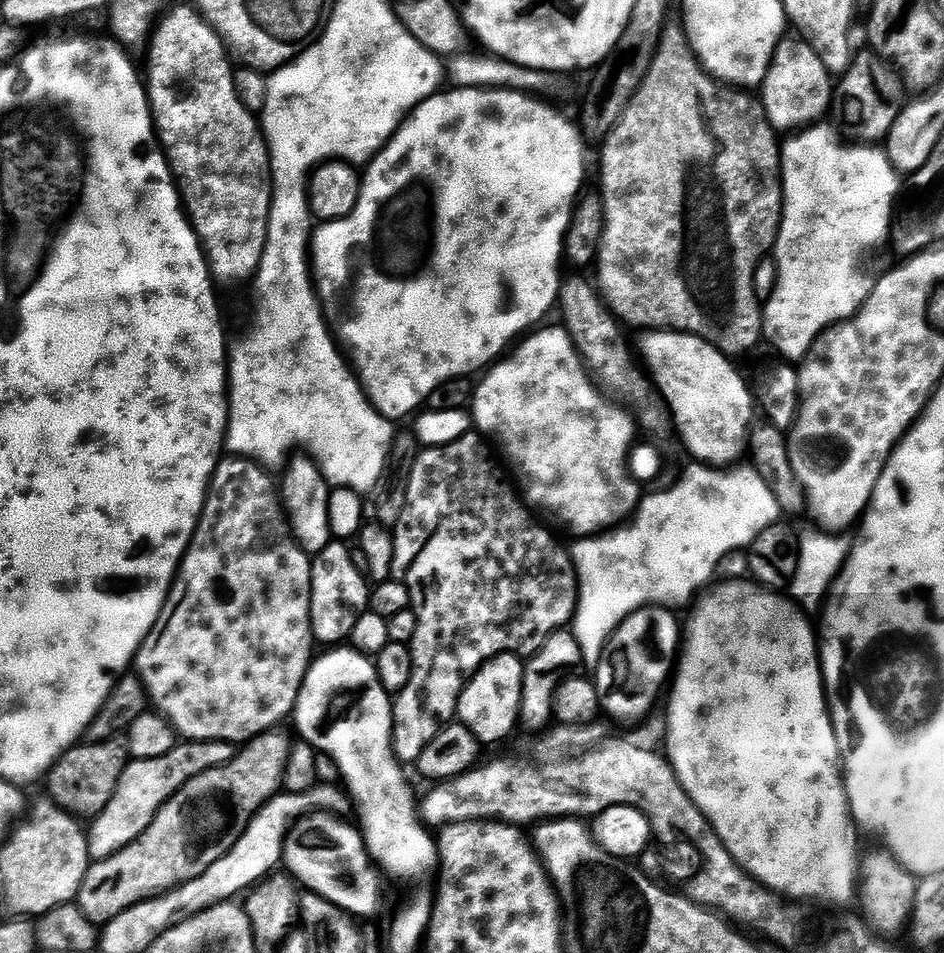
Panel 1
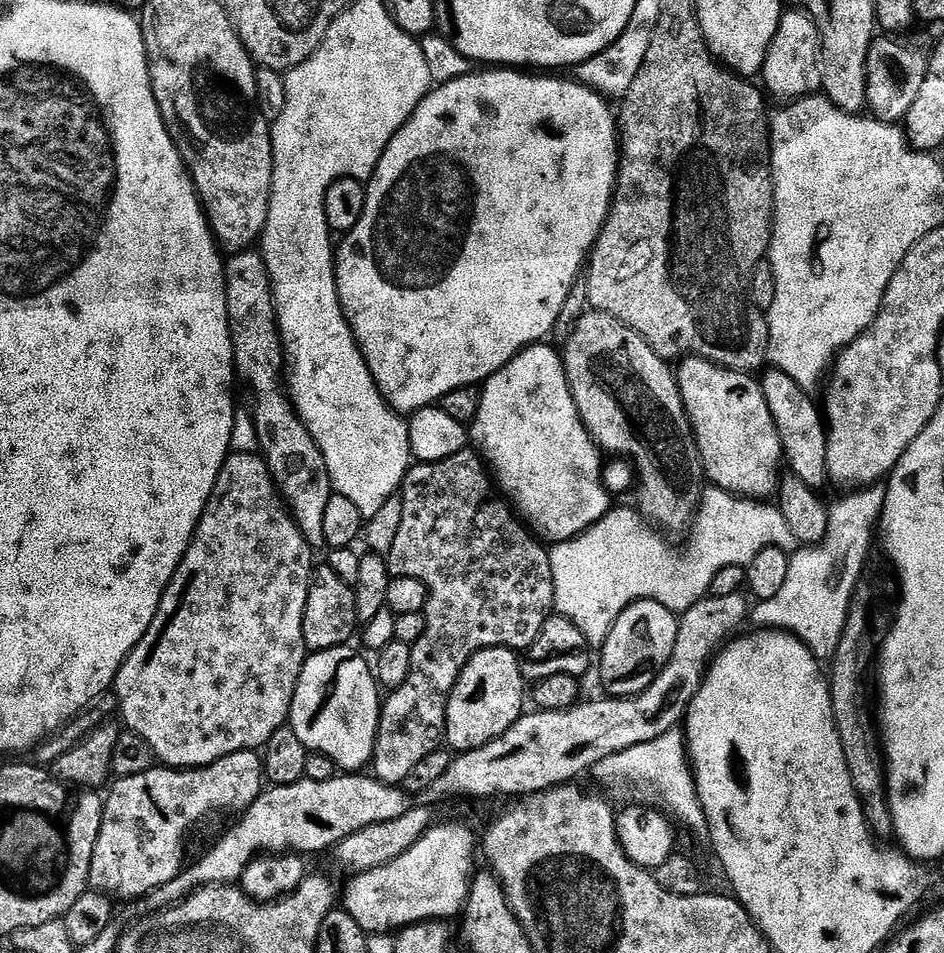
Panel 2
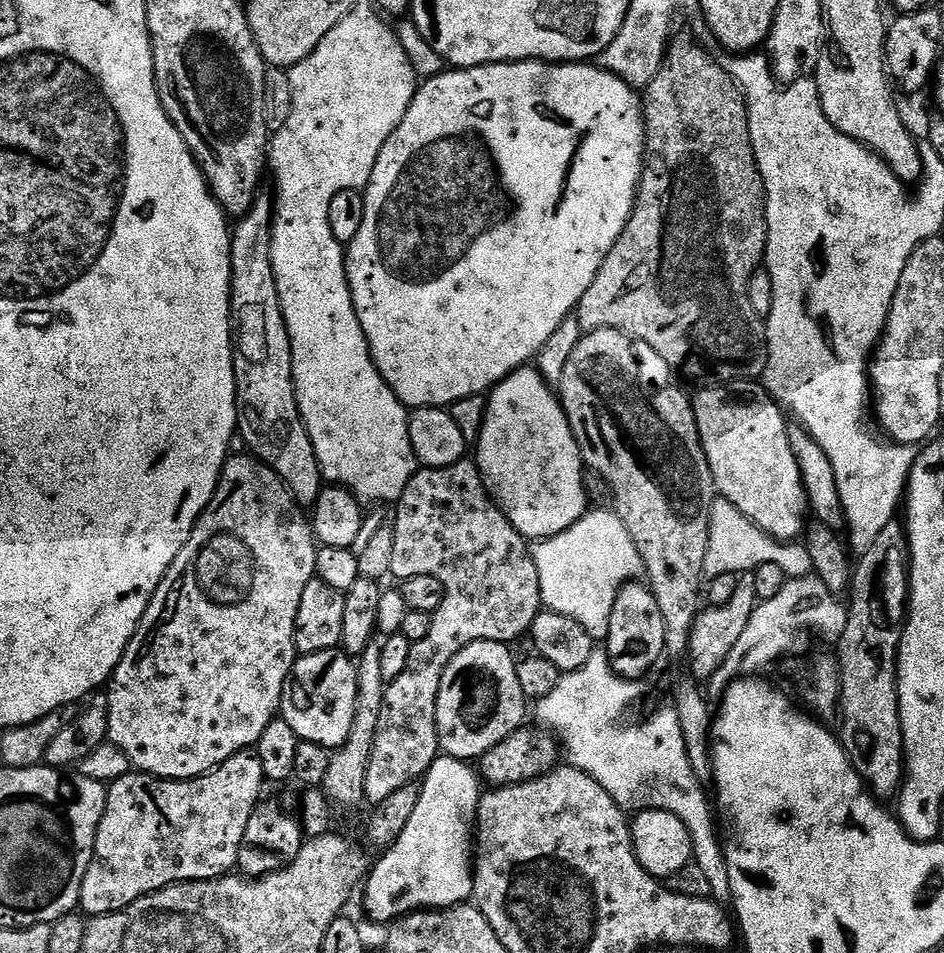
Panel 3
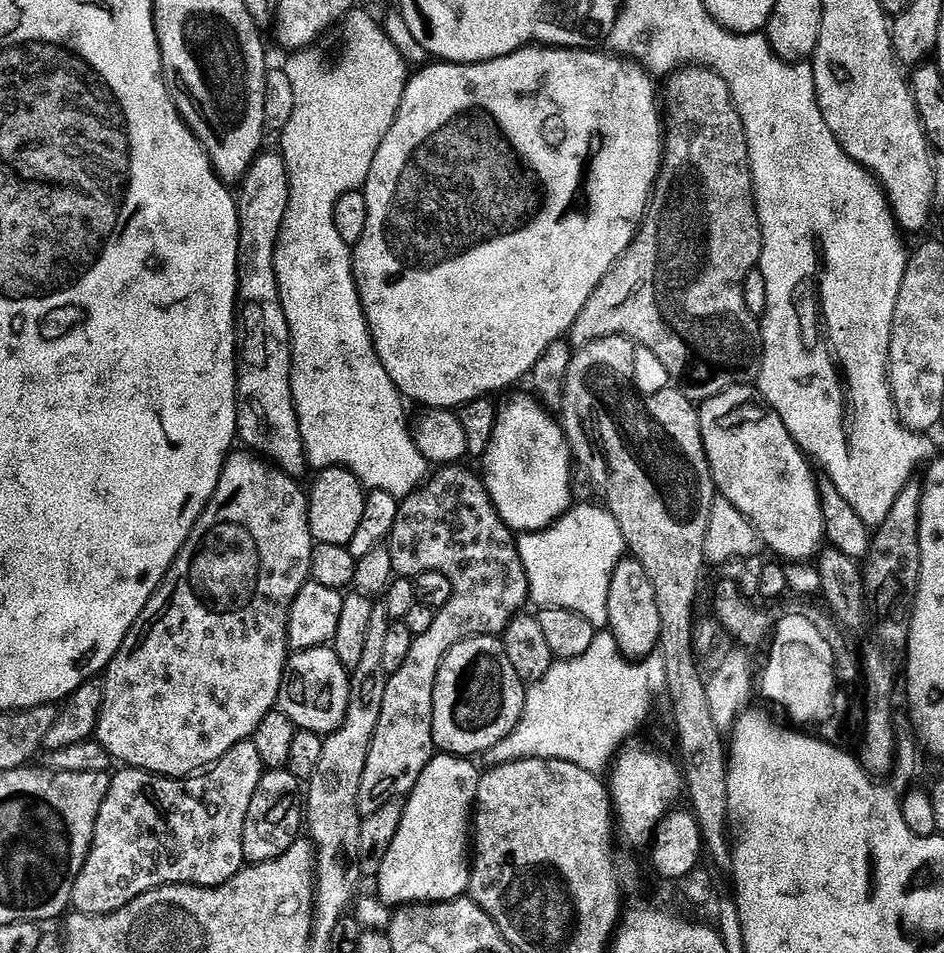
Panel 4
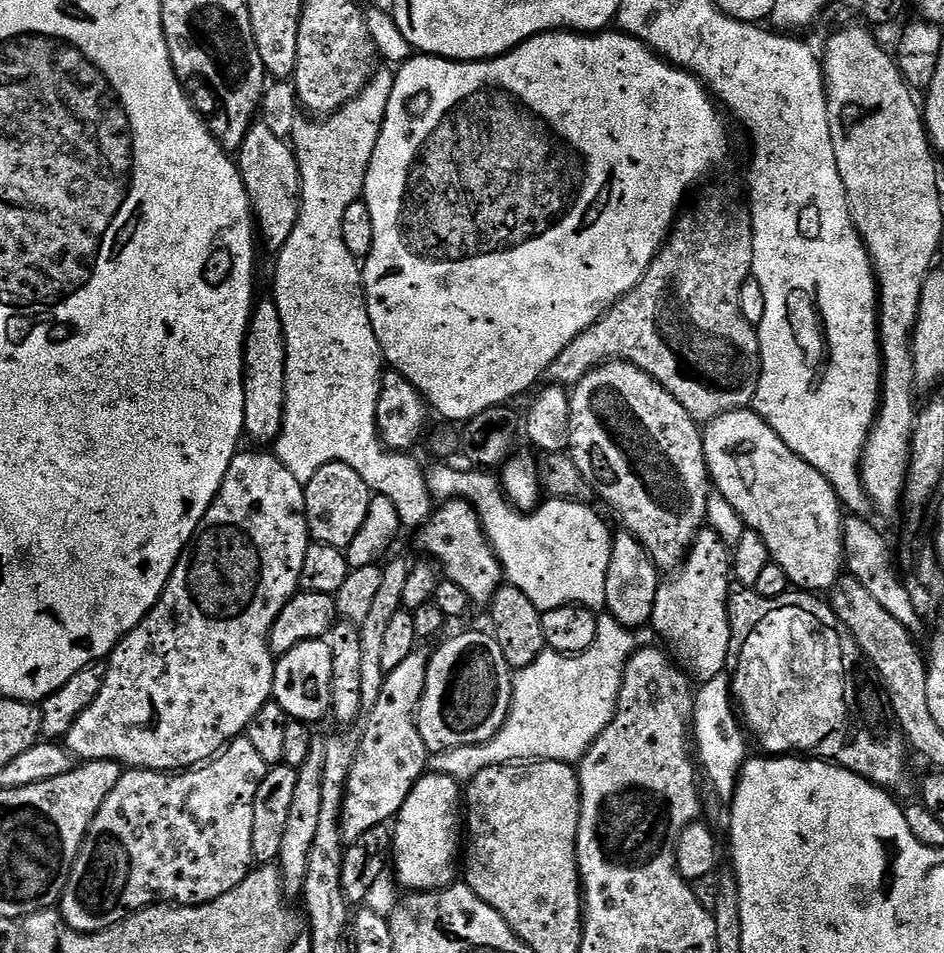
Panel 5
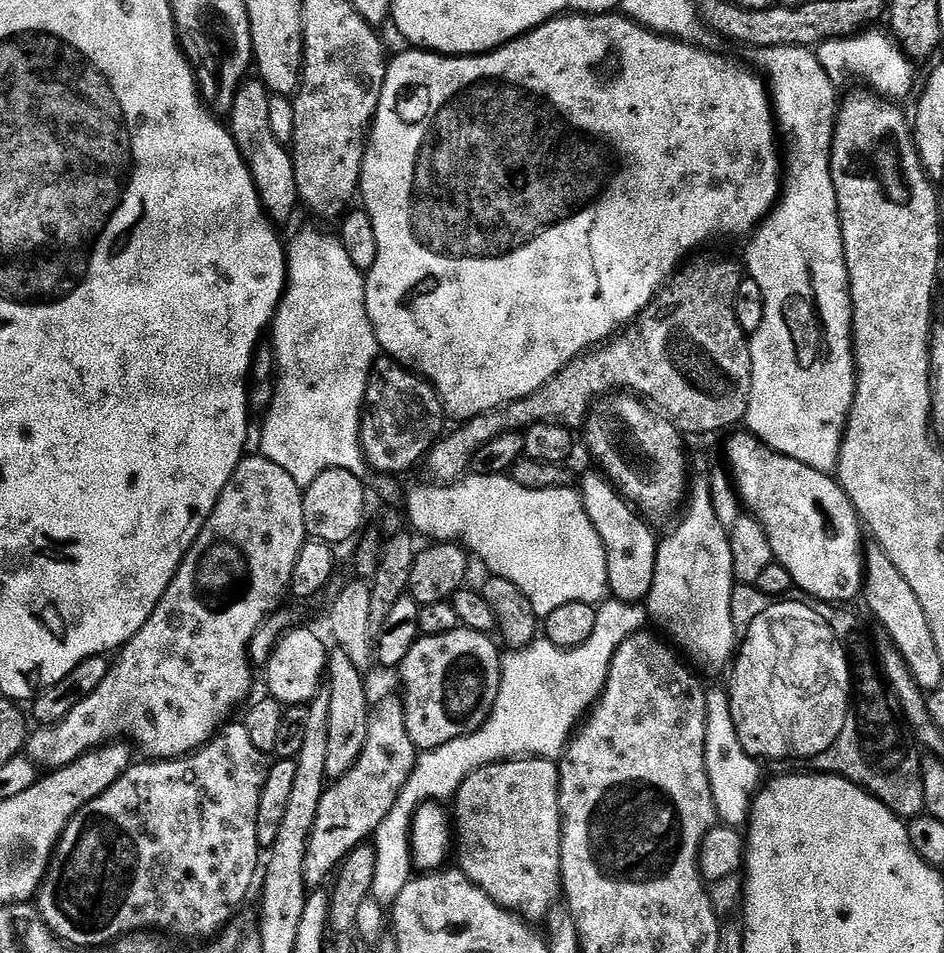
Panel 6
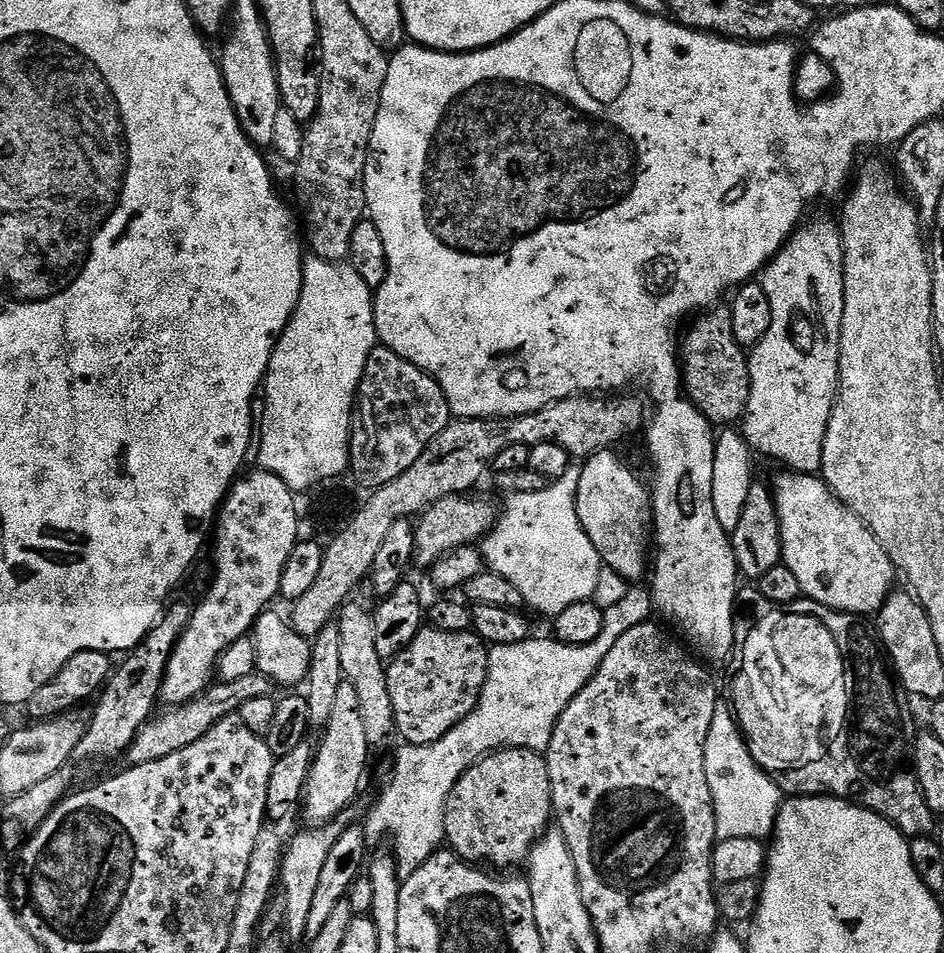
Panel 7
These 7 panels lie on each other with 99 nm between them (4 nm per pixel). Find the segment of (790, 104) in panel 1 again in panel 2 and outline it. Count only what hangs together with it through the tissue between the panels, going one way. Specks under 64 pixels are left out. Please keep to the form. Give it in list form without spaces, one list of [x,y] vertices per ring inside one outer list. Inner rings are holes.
[[[785,11],[781,15],[780,25],[770,42],[762,73],[767,95],[777,96],[780,102],[801,100],[804,96],[819,93],[822,88],[822,49],[818,26],[807,12],[791,11]]]

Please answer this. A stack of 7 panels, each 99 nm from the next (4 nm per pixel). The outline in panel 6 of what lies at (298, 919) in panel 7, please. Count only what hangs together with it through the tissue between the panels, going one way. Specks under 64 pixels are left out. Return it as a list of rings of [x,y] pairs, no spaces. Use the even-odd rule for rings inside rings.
[[[396,695],[388,696],[377,704],[375,701],[370,714],[370,734],[366,734],[366,746],[362,746],[362,754],[358,762],[345,776],[329,783],[322,794],[322,802],[318,802],[318,818],[314,818],[314,830],[310,834],[310,842],[306,850],[306,882],[309,889],[319,889],[323,885],[320,883],[328,875],[331,877],[359,844],[371,841],[375,837],[378,826],[386,822],[386,814],[394,810],[394,802],[398,802],[398,794],[402,794],[402,786],[406,786],[414,770],[417,755],[418,750],[414,742],[410,742],[410,734],[406,734],[403,699]]]

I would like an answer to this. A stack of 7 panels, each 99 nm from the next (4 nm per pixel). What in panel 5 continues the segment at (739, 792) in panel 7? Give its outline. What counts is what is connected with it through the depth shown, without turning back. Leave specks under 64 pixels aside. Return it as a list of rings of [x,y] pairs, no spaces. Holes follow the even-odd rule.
[[[721,674],[712,680],[703,681],[694,696],[694,744],[698,749],[698,760],[703,771],[704,768],[708,771],[713,786],[724,802],[731,801],[735,796],[736,782],[740,778],[741,768],[746,763],[743,735],[745,736],[745,733],[742,731],[737,709],[734,707],[729,677]]]

